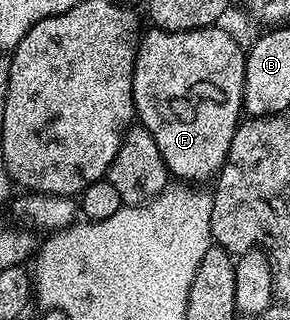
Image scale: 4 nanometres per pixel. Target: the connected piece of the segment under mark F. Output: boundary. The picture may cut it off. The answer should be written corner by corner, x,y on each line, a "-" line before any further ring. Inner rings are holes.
150,27
141,34
138,43
138,54
134,64
134,74
132,75
132,95
134,96
134,111
137,120
156,139
156,147
160,147
160,155
166,164
167,174
171,178
177,179
182,183
198,183
194,181
209,182
211,178
221,169
222,164
226,161
228,147
232,143
232,135
239,127
244,117
242,107
242,96
244,95
244,67
246,66
246,49
238,46
238,41
223,27
211,27
209,29
189,29
188,31
168,31

